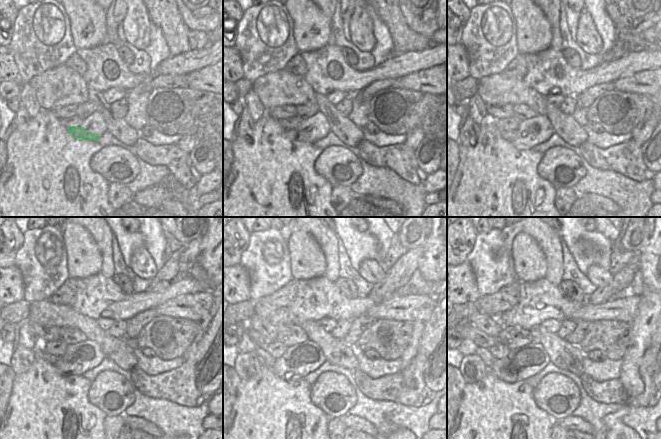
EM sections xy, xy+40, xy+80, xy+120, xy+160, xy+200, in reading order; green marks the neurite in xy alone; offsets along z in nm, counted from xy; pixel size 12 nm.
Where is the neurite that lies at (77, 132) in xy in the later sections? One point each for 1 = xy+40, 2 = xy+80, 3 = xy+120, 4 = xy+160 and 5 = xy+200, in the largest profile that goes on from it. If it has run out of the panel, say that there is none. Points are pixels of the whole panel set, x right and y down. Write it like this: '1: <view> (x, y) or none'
1: xy+40 (291, 134)
2: xy+80 (508, 135)
3: xy+120 (48, 357)
4: xy+160 (265, 359)
5: xy+200 (483, 353)

